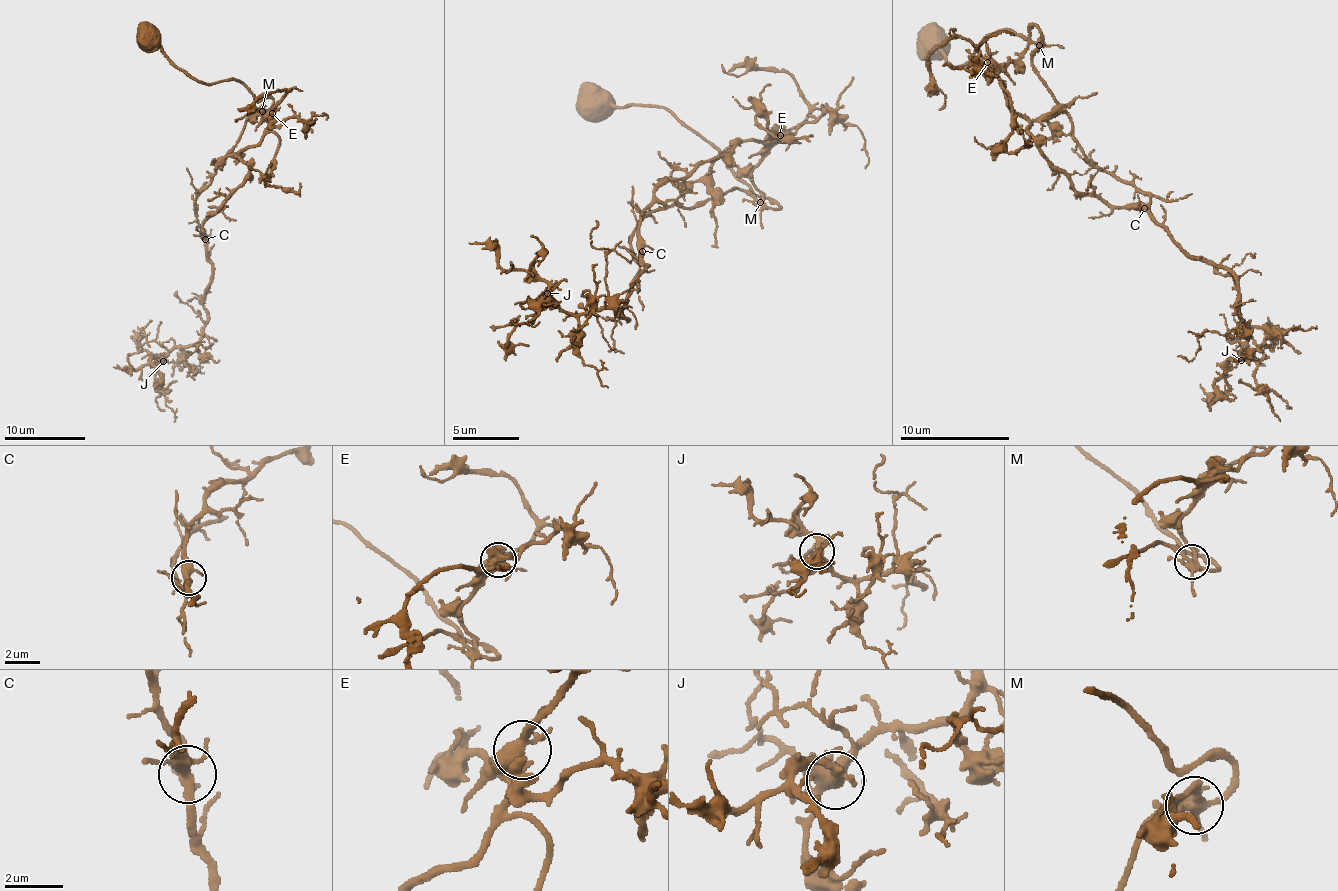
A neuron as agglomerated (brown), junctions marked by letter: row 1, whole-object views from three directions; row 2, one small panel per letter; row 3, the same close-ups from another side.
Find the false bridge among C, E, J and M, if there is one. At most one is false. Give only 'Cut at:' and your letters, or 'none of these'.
Cut at: none of these

